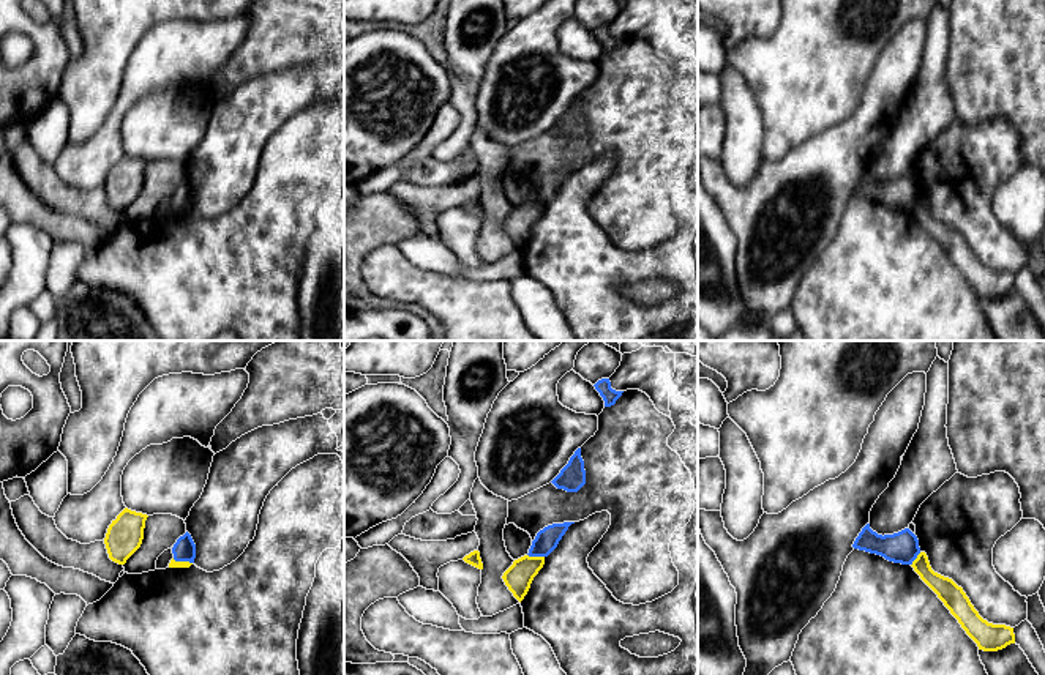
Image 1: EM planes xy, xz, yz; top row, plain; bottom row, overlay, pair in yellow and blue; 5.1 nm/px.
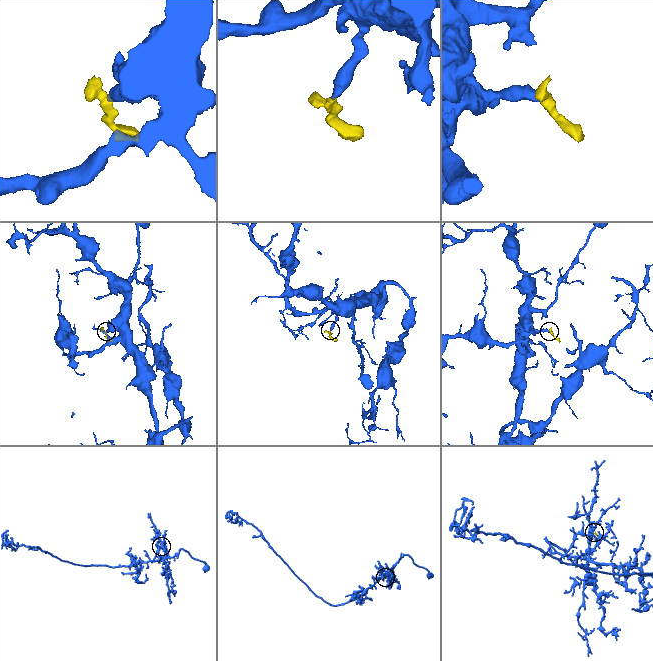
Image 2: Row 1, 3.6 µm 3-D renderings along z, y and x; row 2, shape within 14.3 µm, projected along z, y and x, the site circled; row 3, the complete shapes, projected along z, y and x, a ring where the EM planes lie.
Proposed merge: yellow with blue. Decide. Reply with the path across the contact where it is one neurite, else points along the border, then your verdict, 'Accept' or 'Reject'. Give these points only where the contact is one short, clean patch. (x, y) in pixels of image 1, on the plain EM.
Boundary: xz (528, 201), (543, 204). Reject

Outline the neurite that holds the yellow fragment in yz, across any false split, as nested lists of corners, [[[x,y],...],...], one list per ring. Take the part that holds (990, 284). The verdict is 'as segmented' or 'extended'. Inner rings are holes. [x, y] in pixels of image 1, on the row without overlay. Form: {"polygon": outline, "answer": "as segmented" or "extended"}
{"polygon": [[[920,199],[911,213],[958,267],[979,296],[998,298],[1015,290],[1013,274],[983,267],[961,233],[931,216],[925,199]]], "answer": "as segmented"}

